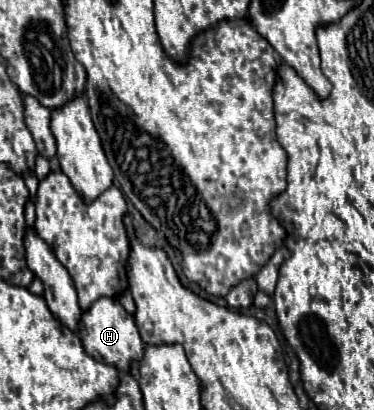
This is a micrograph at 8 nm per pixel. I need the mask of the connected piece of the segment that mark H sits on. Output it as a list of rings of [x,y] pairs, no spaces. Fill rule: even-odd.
[[[102,296],[86,312],[82,312],[82,318],[78,322],[78,334],[88,356],[104,364],[114,364],[118,370],[130,370],[130,362],[140,360],[144,352],[144,342],[138,334],[134,316],[128,314],[116,298]]]

